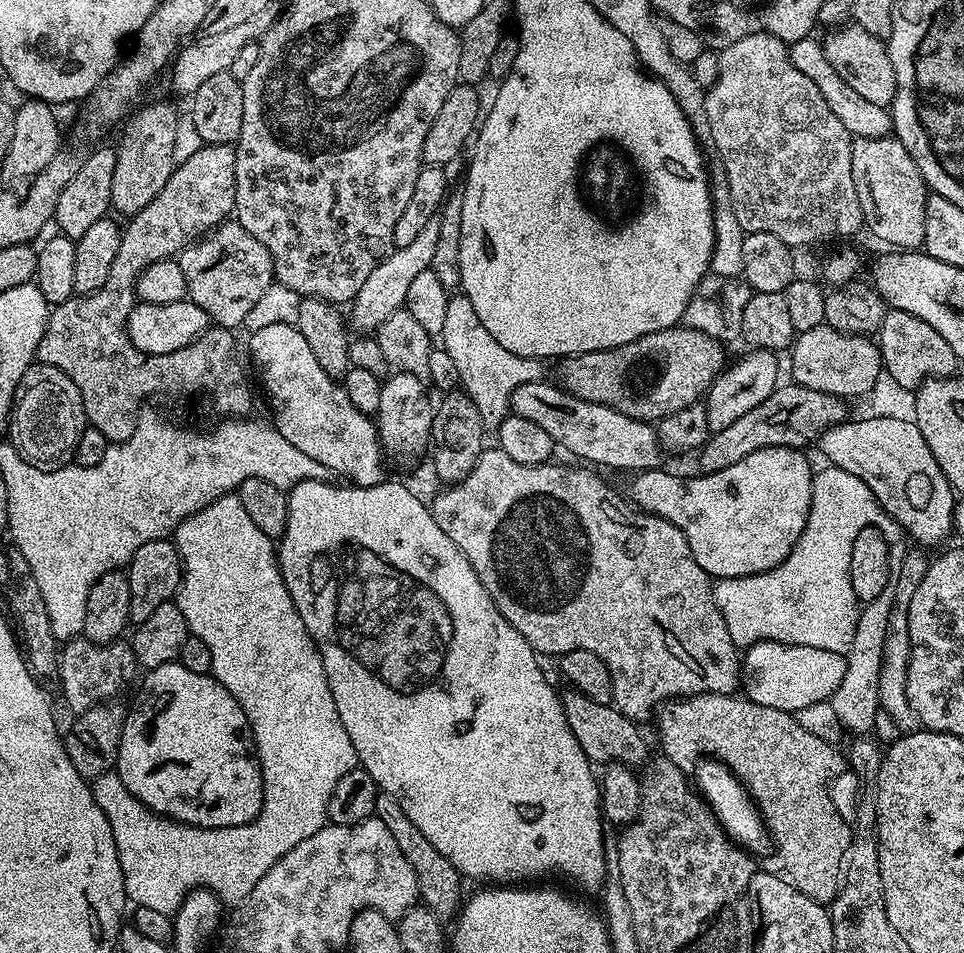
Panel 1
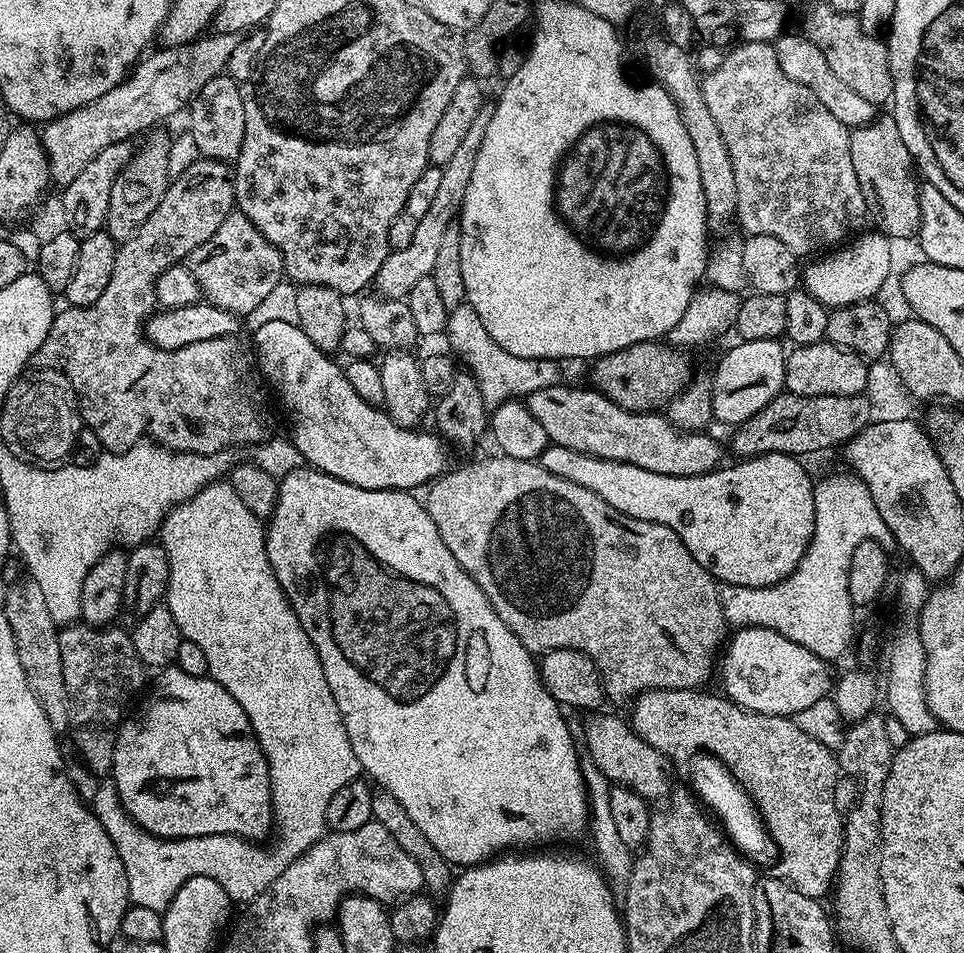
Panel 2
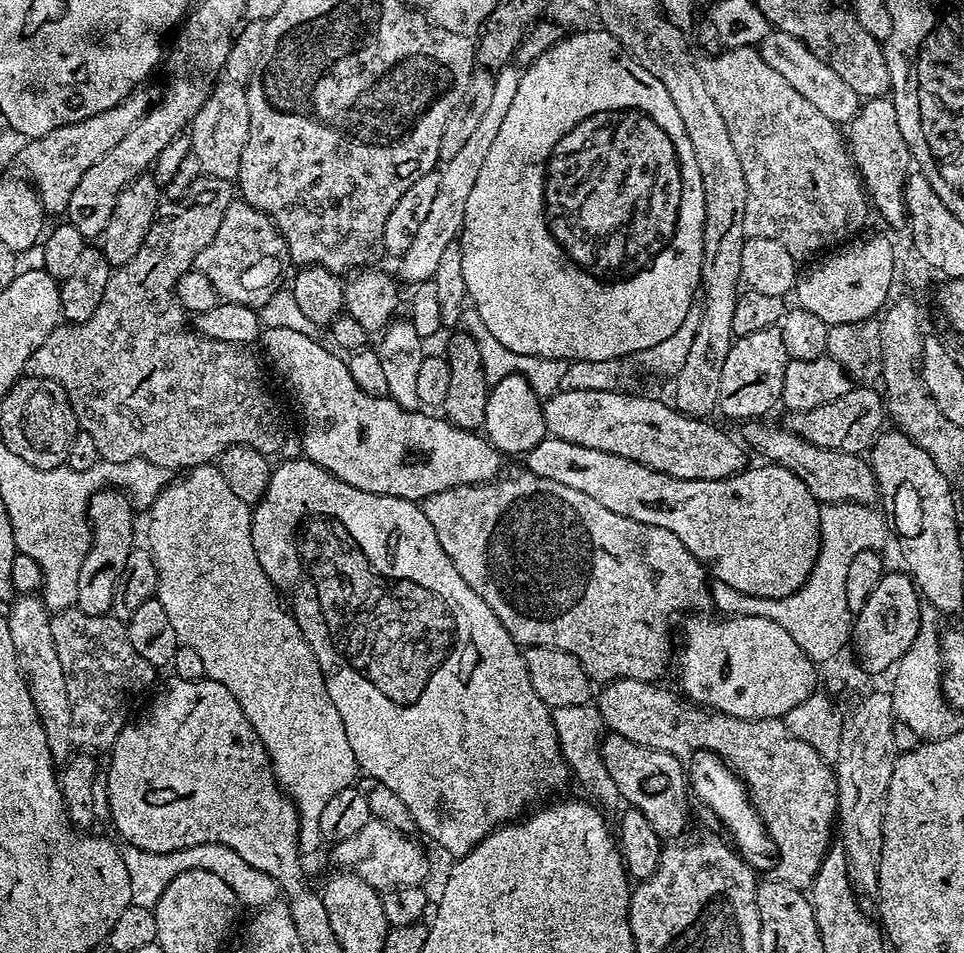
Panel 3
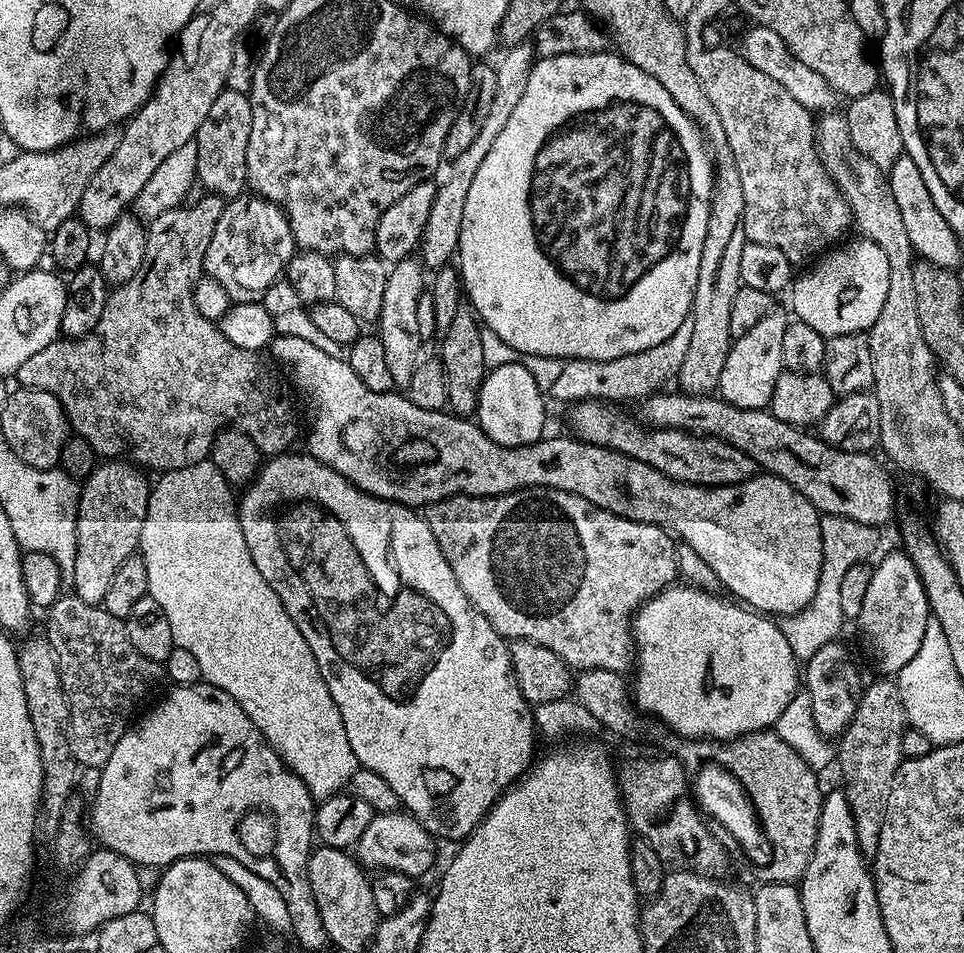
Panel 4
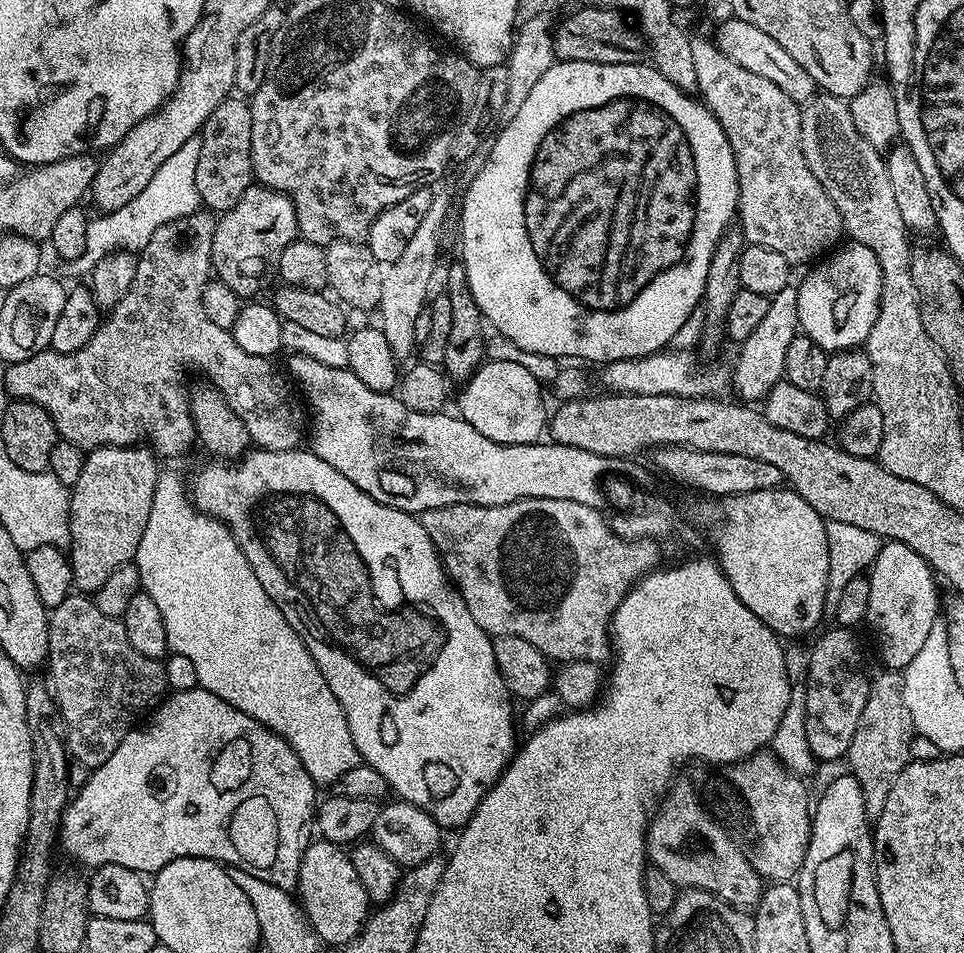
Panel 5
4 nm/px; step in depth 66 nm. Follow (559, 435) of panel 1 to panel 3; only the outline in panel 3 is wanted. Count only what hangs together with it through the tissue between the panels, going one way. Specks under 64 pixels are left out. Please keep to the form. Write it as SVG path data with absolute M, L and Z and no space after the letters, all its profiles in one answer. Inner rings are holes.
M561 390L553 393L542 404L548 436L562 442L574 442L574 446L590 446L590 450L606 450L606 454L618 454L618 458L630 458L630 462L638 462L650 470L670 474L679 480L730 478L743 472L749 463L745 445L737 437L736 441L730 433L723 432L718 425L708 424L712 422L704 418L683 416L659 398L651 400L648 396L628 395L627 391L610 390Z

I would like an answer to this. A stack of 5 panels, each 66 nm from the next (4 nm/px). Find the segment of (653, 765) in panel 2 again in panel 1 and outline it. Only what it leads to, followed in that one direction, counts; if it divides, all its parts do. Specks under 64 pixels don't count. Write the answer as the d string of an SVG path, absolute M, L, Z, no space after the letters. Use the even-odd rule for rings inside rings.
M575 690L565 691L562 696L566 722L578 738L578 746L588 755L588 759L596 766L607 766L613 762L640 766L649 759L648 744L639 732L637 721L626 718L612 704L599 704L583 696Z

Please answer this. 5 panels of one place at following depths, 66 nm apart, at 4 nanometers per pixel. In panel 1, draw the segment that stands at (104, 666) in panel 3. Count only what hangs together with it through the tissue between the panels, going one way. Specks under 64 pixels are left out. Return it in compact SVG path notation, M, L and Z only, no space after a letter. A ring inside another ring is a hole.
M81 634L63 641L58 652L60 688L64 691L65 702L76 714L90 710L95 704L107 701L111 697L108 696L111 692L116 692L123 684L131 682L135 672L138 672L136 655L132 653L132 645L128 642L99 645Z

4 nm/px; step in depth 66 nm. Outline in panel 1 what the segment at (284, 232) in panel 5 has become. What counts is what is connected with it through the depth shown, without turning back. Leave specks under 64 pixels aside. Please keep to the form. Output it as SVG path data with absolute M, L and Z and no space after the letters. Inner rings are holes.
M224 222L203 238L188 245L178 256L182 278L186 278L187 299L206 310L213 325L240 328L246 314L274 282L270 250L241 224Z

